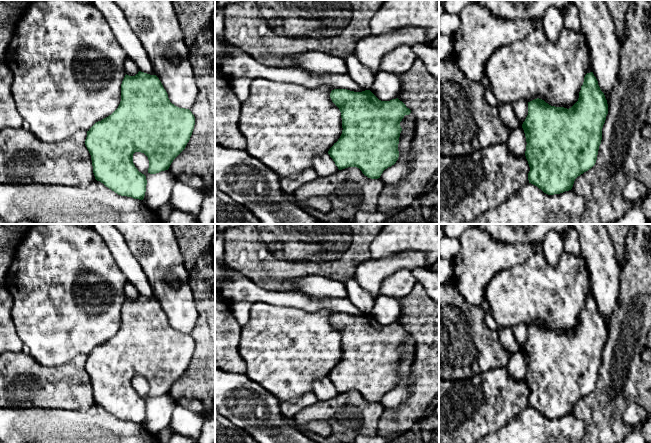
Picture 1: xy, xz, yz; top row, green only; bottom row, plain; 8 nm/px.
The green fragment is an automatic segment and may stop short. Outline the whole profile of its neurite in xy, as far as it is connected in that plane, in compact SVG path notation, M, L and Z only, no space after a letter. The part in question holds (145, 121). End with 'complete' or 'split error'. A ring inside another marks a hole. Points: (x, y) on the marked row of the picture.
M141 71L135 76L126 74L121 84L118 108L87 131L85 145L91 155L95 179L118 195L143 200L147 180L135 167L133 154L141 152L148 157L150 174L168 170L173 160L185 149L194 125L192 112L170 102L156 75Z; complete

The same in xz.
M334 89L330 93L330 98L341 112L343 130L328 154L339 170L357 167L368 178L380 178L383 171L398 160L398 144L402 131L400 122L405 115L411 113L411 110L398 98L381 101L370 90L354 92Z; complete

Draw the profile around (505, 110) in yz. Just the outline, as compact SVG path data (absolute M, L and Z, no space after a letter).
M500 103L498 107L498 113L502 122L511 130L522 127L522 124L518 121L512 103Z

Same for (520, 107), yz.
M518 100L512 103L512 107L514 109L518 121L523 124L528 115L528 102L525 100Z

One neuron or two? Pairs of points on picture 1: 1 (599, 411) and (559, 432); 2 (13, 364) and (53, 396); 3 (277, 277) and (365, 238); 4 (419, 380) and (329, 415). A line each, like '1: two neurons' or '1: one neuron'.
1: two neurons
2: one neuron
3: one neuron
4: two neurons

